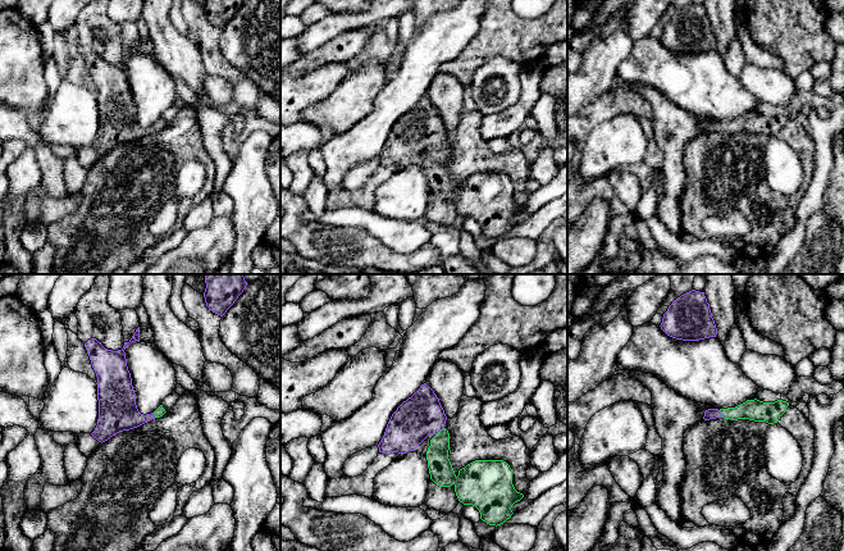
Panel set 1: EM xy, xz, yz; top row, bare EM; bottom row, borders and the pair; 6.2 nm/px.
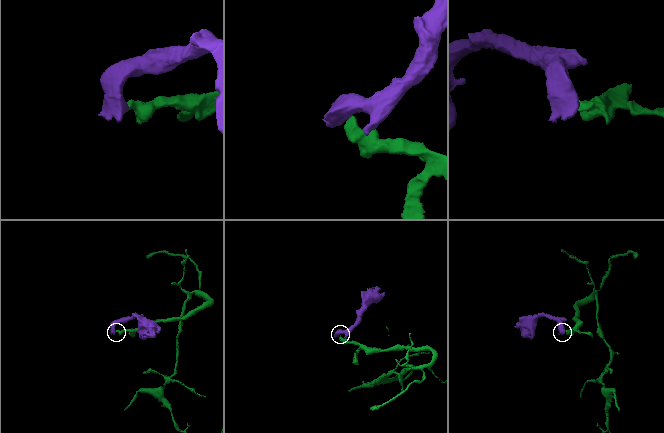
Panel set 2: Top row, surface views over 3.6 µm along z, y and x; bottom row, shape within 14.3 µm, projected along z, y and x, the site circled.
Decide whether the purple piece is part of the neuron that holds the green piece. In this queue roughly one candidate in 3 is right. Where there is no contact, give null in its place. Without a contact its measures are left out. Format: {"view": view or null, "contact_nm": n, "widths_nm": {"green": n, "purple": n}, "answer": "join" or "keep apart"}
{"view": "xz", "contact_nm": 80, "widths_nm": {"green": 150, "purple": 280}, "answer": "join"}

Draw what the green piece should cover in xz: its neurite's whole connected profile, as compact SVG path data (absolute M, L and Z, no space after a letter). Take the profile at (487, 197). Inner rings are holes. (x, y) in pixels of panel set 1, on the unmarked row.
M424 96L392 127L379 165L406 167L433 147L426 164L430 192L439 200L453 197L459 214L475 219L487 237L503 237L514 227L512 218L524 210L512 197L512 182L503 173L475 173L456 188L448 172L446 133L439 111Z

